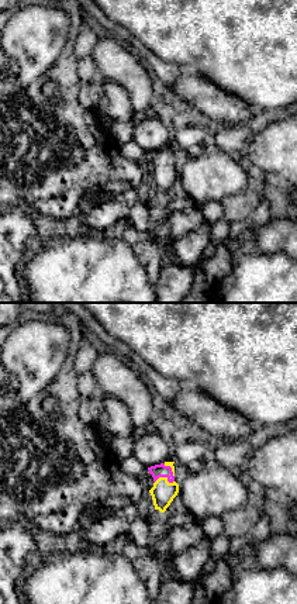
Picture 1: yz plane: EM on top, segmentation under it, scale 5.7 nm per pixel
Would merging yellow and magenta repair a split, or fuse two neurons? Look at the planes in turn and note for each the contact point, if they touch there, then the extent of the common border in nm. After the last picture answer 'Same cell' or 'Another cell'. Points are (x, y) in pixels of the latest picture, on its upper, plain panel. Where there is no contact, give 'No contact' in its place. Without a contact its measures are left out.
Touches yellow at (163, 162). Shared border 110 nm

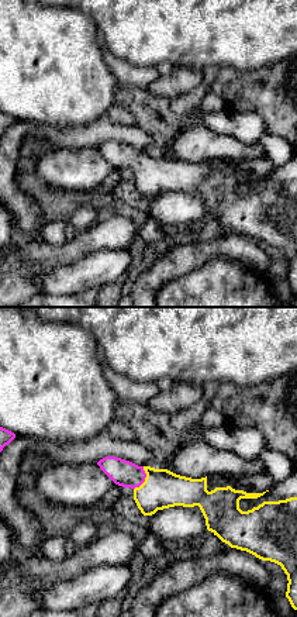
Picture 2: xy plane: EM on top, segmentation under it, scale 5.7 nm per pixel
Touches yellow at (145, 164). Shared border 150 nm

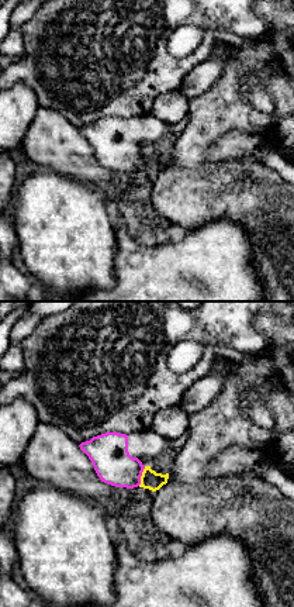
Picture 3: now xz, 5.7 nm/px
Touches yellow at (141, 161). Shared border 120 nm

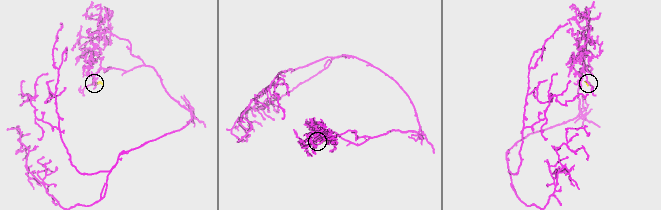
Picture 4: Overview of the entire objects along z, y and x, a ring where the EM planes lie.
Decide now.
Same cell

